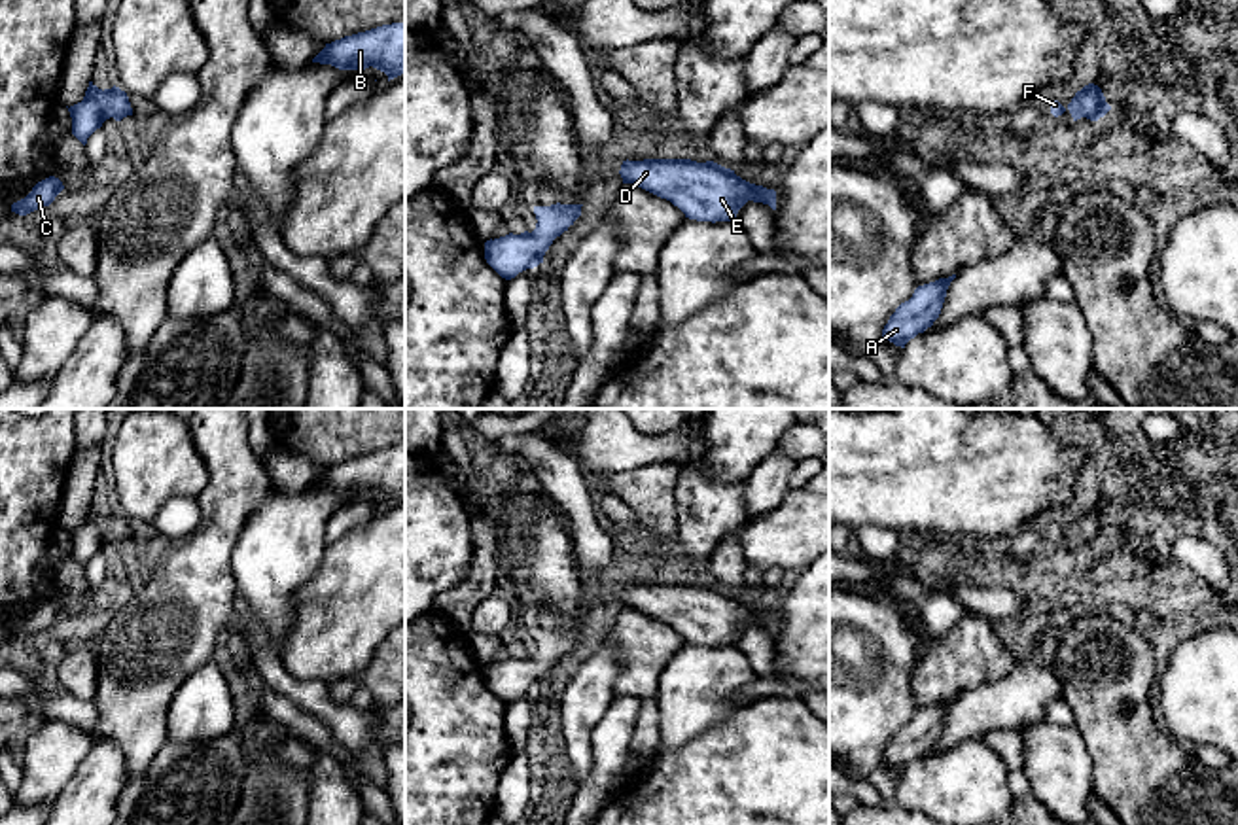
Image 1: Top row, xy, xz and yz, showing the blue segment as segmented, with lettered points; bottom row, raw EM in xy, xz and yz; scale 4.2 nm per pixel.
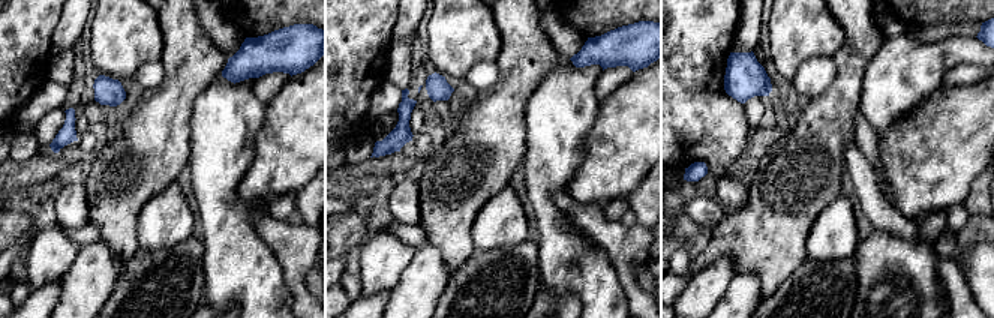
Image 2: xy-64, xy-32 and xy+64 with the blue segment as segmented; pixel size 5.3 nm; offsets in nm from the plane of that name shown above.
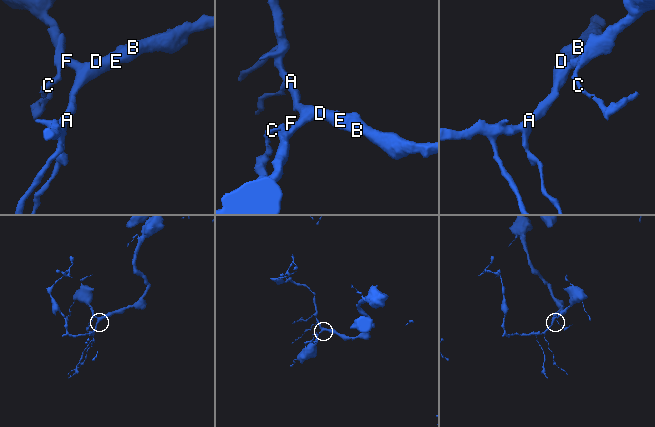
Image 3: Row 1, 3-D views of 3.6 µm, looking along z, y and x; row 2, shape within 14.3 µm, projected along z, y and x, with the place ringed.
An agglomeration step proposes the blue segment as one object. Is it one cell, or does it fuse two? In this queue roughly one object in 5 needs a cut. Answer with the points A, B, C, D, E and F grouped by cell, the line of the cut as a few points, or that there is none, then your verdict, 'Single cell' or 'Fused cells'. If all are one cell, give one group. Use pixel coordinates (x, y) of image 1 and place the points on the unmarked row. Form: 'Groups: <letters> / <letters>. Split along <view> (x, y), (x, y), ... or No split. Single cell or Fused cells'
Groups: A B C D E F. No split. Single cell

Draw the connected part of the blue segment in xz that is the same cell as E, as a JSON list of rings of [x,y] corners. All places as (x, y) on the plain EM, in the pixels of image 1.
[[[644,583],[623,585],[623,607],[638,609],[678,630],[697,645],[734,645],[748,626],[763,626],[776,634],[776,615],[750,607],[714,585]]]

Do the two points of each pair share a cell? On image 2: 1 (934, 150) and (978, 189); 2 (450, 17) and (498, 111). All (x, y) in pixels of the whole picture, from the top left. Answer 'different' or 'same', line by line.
1: different
2: different

